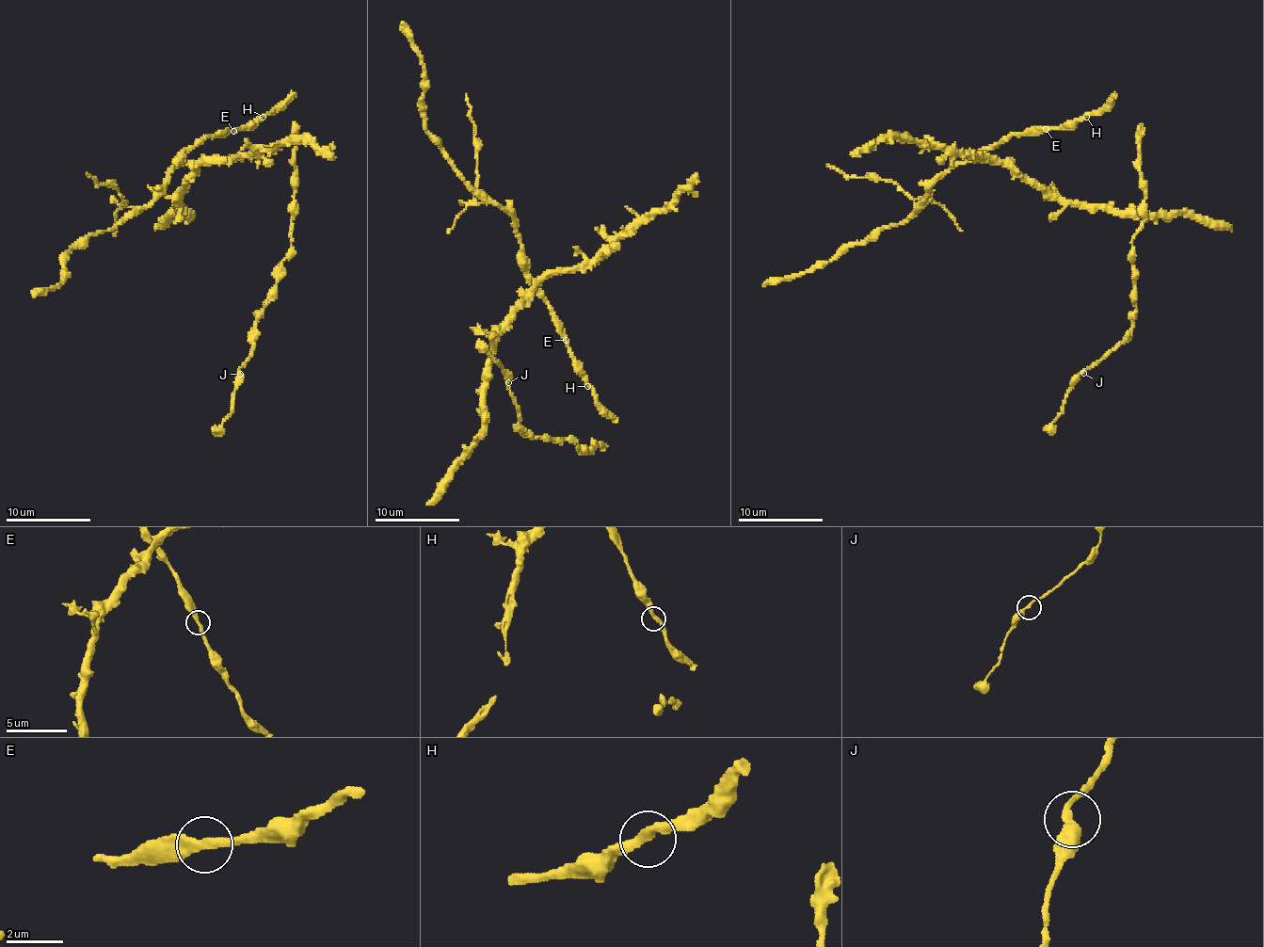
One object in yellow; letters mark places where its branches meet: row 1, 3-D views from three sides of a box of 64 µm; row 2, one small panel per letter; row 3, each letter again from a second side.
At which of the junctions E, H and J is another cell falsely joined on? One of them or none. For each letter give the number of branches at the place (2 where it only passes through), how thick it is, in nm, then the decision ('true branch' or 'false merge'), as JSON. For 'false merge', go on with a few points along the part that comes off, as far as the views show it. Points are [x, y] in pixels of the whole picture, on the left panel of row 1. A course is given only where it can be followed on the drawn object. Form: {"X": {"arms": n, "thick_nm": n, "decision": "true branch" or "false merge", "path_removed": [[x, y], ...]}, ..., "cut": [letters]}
{"E": {"arms": 2, "thick_nm": 320, "decision": "true branch"}, "H": {"arms": 2, "thick_nm": 320, "decision": "true branch"}, "J": {"arms": 2, "thick_nm": 320, "decision": "true branch"}, "cut": []}

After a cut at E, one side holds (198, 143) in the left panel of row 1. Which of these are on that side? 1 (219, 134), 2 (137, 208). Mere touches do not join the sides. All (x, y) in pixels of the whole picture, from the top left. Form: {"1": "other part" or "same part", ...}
{"1": "same part", "2": "same part"}

